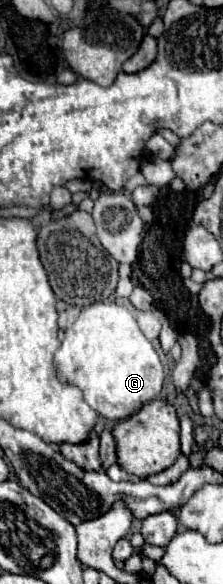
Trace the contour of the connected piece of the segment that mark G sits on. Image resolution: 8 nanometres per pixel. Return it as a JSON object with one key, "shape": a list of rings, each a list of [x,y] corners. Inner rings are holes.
{"shape":[[[92,303],[84,307],[54,357],[58,375],[80,387],[96,413],[120,421],[132,417],[142,405],[156,399],[164,385],[164,367],[152,343],[140,331],[134,315],[118,303]]]}

